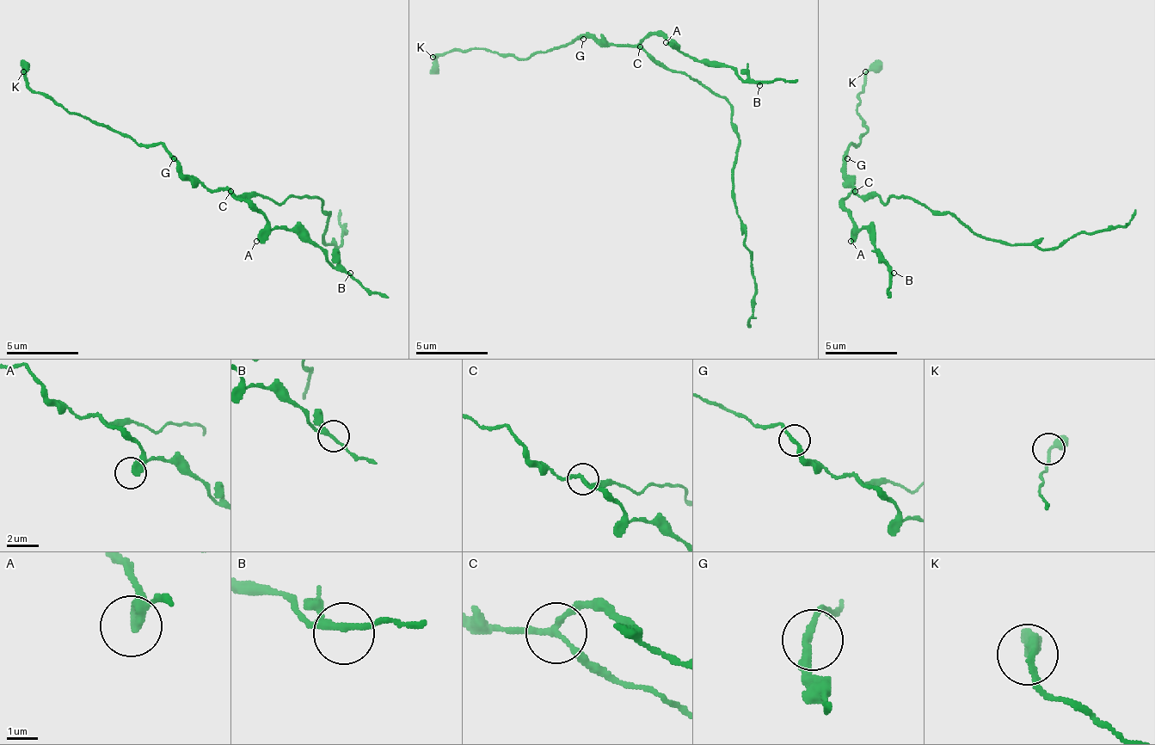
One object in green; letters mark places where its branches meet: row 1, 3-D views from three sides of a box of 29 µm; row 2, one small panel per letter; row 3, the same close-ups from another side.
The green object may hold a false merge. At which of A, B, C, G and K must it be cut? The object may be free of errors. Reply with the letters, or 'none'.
C

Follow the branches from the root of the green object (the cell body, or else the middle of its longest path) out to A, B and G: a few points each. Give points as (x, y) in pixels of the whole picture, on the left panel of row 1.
A: (263, 197), (235, 197), (231, 193), (242, 201), (249, 201), (263, 215), (267, 230), (256, 241)
B: (263, 197), (235, 197), (231, 193), (249, 201), (271, 226), (285, 226), (306, 233), (350, 273)
G: (263, 197), (235, 197), (228, 190), (206, 190), (202, 187), (195, 187), (181, 172), (181, 165), (174, 158)

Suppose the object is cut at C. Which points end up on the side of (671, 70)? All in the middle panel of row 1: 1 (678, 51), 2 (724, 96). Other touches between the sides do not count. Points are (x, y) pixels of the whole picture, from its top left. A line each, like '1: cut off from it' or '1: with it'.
1: cut off from it
2: with it

